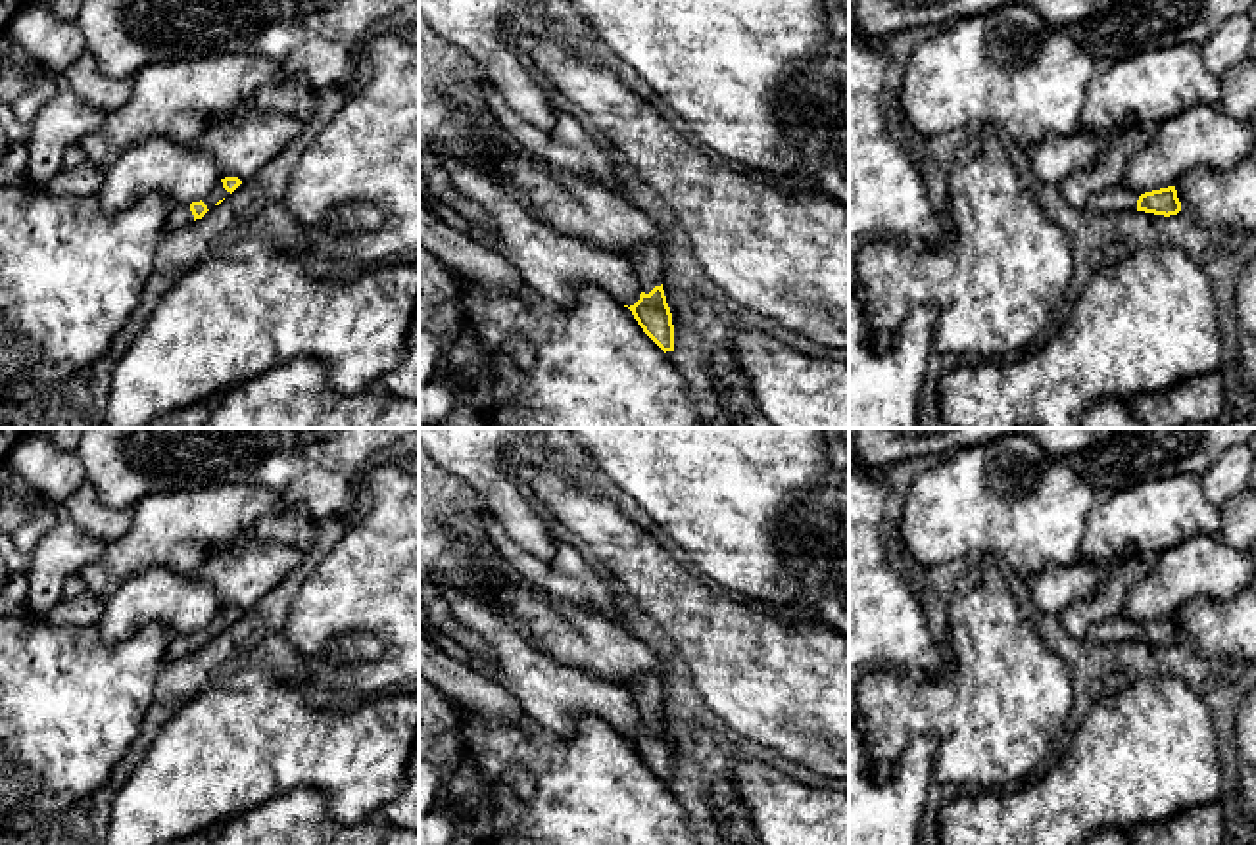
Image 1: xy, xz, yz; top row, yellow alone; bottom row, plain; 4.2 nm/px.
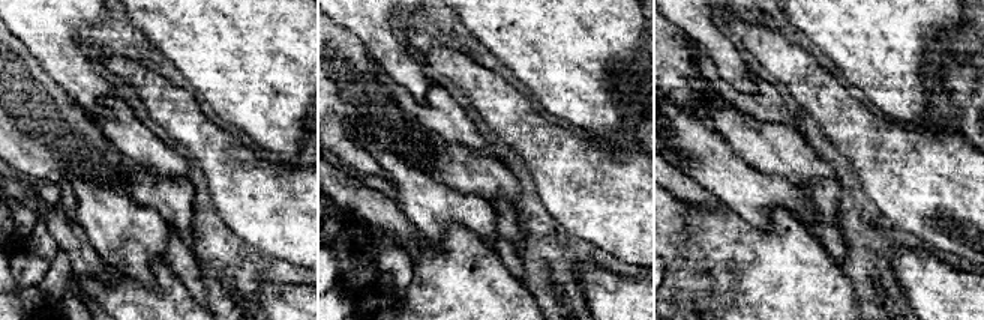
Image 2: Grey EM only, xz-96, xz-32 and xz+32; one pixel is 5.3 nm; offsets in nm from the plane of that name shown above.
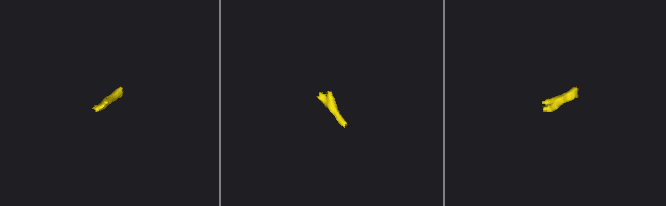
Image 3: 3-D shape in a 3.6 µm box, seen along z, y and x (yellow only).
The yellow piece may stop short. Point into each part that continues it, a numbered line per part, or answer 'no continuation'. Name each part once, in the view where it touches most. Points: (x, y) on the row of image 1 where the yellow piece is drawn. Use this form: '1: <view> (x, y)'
1: xz (646, 262)

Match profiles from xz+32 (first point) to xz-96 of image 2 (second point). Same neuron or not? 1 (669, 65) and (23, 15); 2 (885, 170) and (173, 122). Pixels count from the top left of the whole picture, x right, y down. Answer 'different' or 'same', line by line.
1: different
2: same

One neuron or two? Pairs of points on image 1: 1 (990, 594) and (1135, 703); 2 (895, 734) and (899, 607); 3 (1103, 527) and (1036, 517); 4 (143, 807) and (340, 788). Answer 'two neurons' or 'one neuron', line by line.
1: two neurons
2: two neurons
3: two neurons
4: one neuron

